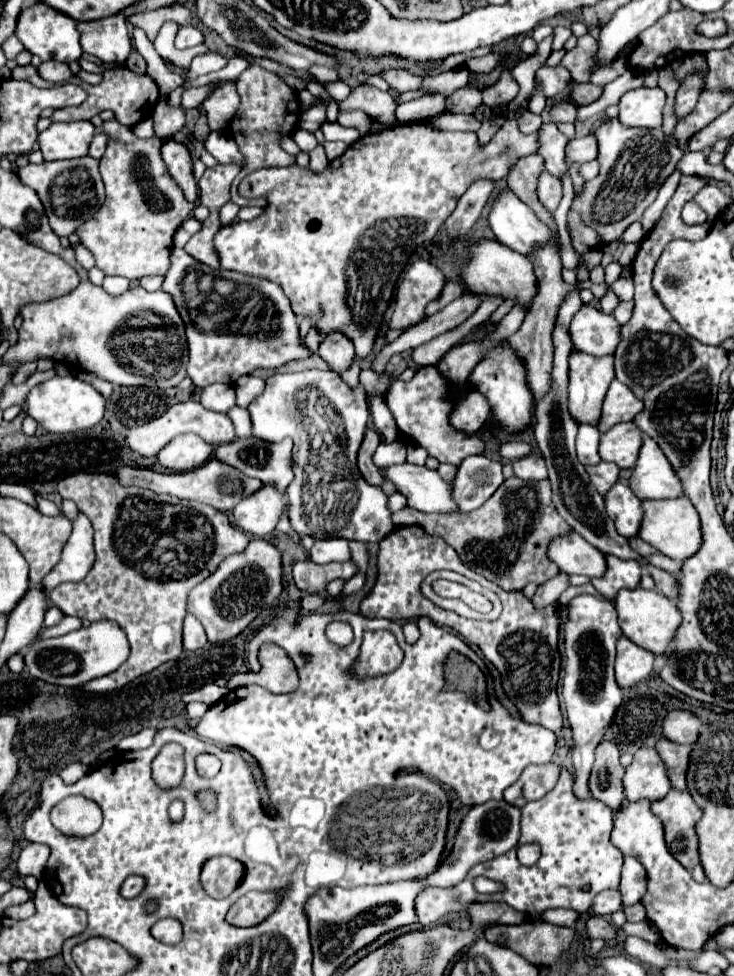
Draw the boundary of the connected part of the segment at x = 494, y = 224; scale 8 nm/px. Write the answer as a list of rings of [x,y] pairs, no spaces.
[[[510,188],[492,194],[488,224],[498,242],[520,254],[528,254],[536,242],[550,240],[550,230]]]

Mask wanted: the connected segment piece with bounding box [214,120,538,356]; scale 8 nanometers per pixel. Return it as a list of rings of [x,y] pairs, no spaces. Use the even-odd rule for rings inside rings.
[[[506,120],[486,146],[480,146],[472,132],[448,132],[438,130],[428,122],[412,122],[362,136],[320,174],[300,166],[256,170],[240,182],[238,190],[242,194],[266,196],[266,212],[252,222],[232,222],[220,228],[214,238],[214,246],[220,254],[220,266],[224,270],[236,270],[278,282],[288,296],[292,310],[296,314],[308,314],[320,334],[340,330],[354,342],[356,354],[368,356],[382,322],[382,314],[416,246],[434,238],[472,182],[480,178],[498,182],[508,174],[510,164],[518,158],[536,154],[536,138],[538,132],[528,136],[522,134],[516,120]],[[390,220],[396,220],[398,226],[388,226]]]

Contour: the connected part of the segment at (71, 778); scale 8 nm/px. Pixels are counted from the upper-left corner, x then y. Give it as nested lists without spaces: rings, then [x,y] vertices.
[[[74,762],[70,764],[70,766],[66,766],[62,772],[59,772],[59,775],[62,776],[62,780],[64,780],[64,782],[72,784],[72,782],[80,780],[88,770],[90,770],[88,766],[82,766],[80,762]]]

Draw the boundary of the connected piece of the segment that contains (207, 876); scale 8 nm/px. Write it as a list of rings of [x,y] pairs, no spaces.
[[[218,856],[204,864],[200,882],[212,898],[226,898],[238,886],[242,874],[244,870],[240,862],[228,856]]]

